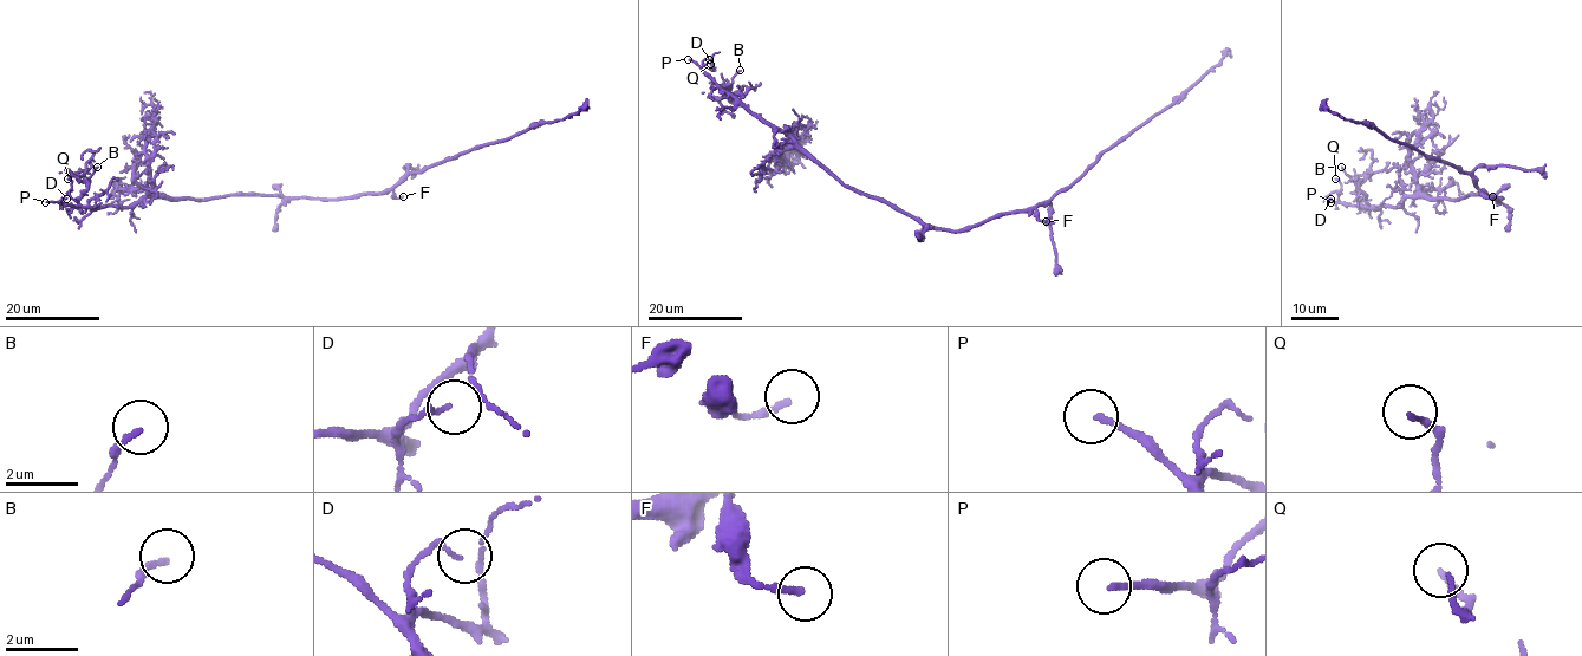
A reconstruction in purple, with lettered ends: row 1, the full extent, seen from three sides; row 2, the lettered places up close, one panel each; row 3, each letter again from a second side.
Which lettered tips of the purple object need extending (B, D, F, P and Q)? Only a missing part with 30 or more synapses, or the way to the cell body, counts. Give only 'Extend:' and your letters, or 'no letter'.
Extend: P

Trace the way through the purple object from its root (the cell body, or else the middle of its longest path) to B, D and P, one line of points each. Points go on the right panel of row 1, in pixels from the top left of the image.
B: (1502, 199), (1407, 197), (1398, 207), (1365, 207), (1356, 186), (1341, 167)
D: (1502, 199), (1407, 197), (1398, 207), (1345, 206), (1330, 199)
P: (1502, 199), (1407, 197), (1398, 207), (1352, 207), (1330, 202)

